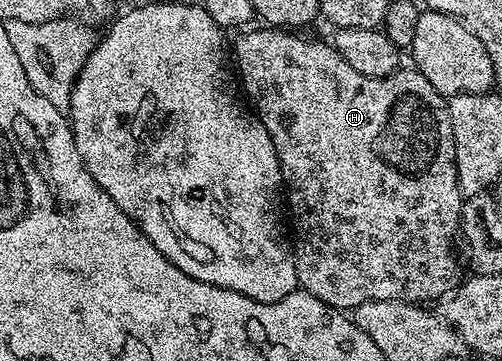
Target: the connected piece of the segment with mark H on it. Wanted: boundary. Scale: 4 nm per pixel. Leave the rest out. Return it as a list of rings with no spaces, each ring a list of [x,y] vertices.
[[[250,27],[239,32],[242,34],[234,41],[232,61],[236,66],[236,77],[240,82],[240,89],[245,100],[252,106],[258,120],[264,123],[268,135],[272,135],[272,147],[276,147],[276,155],[282,172],[284,201],[288,206],[288,221],[292,226],[294,266],[299,286],[305,292],[316,295],[316,299],[331,305],[333,309],[343,311],[353,311],[356,307],[360,307],[360,303],[380,299],[411,303],[430,303],[426,301],[434,300],[437,302],[453,293],[460,284],[458,261],[454,258],[454,241],[456,245],[462,223],[464,198],[456,175],[454,140],[447,98],[443,97],[440,91],[436,91],[436,87],[432,87],[432,83],[428,83],[428,79],[424,79],[424,75],[413,67],[407,67],[407,69],[399,67],[387,77],[365,77],[360,75],[360,71],[352,71],[352,67],[348,67],[348,63],[340,59],[333,44],[326,42],[325,45],[322,41],[301,37],[301,32],[287,31],[282,27],[254,28]]]

